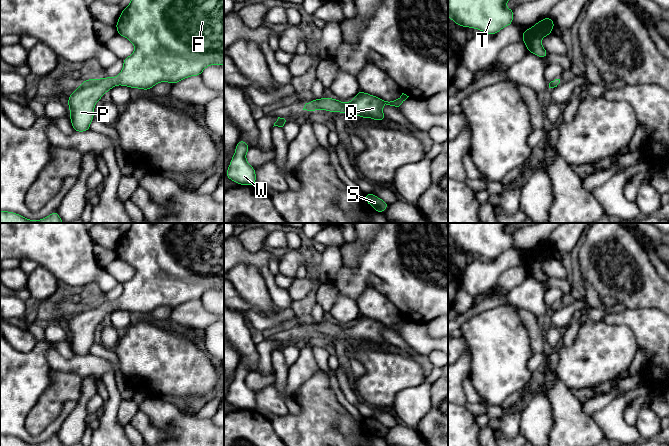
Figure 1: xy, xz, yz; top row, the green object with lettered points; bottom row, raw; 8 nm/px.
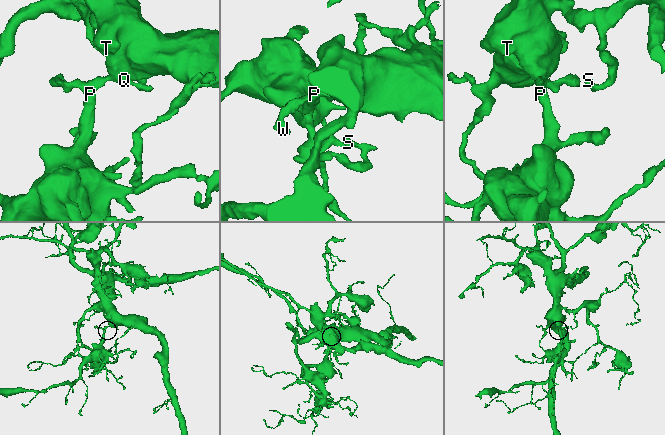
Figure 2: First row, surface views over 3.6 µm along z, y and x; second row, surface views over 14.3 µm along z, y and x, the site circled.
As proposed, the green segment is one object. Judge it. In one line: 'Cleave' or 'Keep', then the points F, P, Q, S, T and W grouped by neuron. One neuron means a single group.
Keep. Groups: F P Q S T W

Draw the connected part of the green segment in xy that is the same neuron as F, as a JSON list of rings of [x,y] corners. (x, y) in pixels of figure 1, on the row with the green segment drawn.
[[[131,0],[130,4],[123,8],[122,13],[115,25],[117,29],[117,34],[127,38],[135,46],[134,52],[123,59],[123,69],[114,78],[104,77],[97,80],[90,78],[79,84],[79,88],[68,97],[68,107],[70,110],[70,120],[72,127],[75,132],[86,132],[90,130],[90,124],[94,119],[94,107],[95,104],[103,97],[103,95],[110,91],[116,85],[127,86],[131,88],[137,88],[142,90],[150,90],[153,86],[160,82],[169,82],[171,84],[176,84],[179,81],[191,77],[191,76],[201,76],[201,73],[209,65],[224,65],[224,0]]]

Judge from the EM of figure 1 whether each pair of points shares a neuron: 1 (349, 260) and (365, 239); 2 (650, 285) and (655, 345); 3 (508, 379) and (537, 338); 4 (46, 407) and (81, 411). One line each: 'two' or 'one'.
1: one
2: two
3: two
4: two

